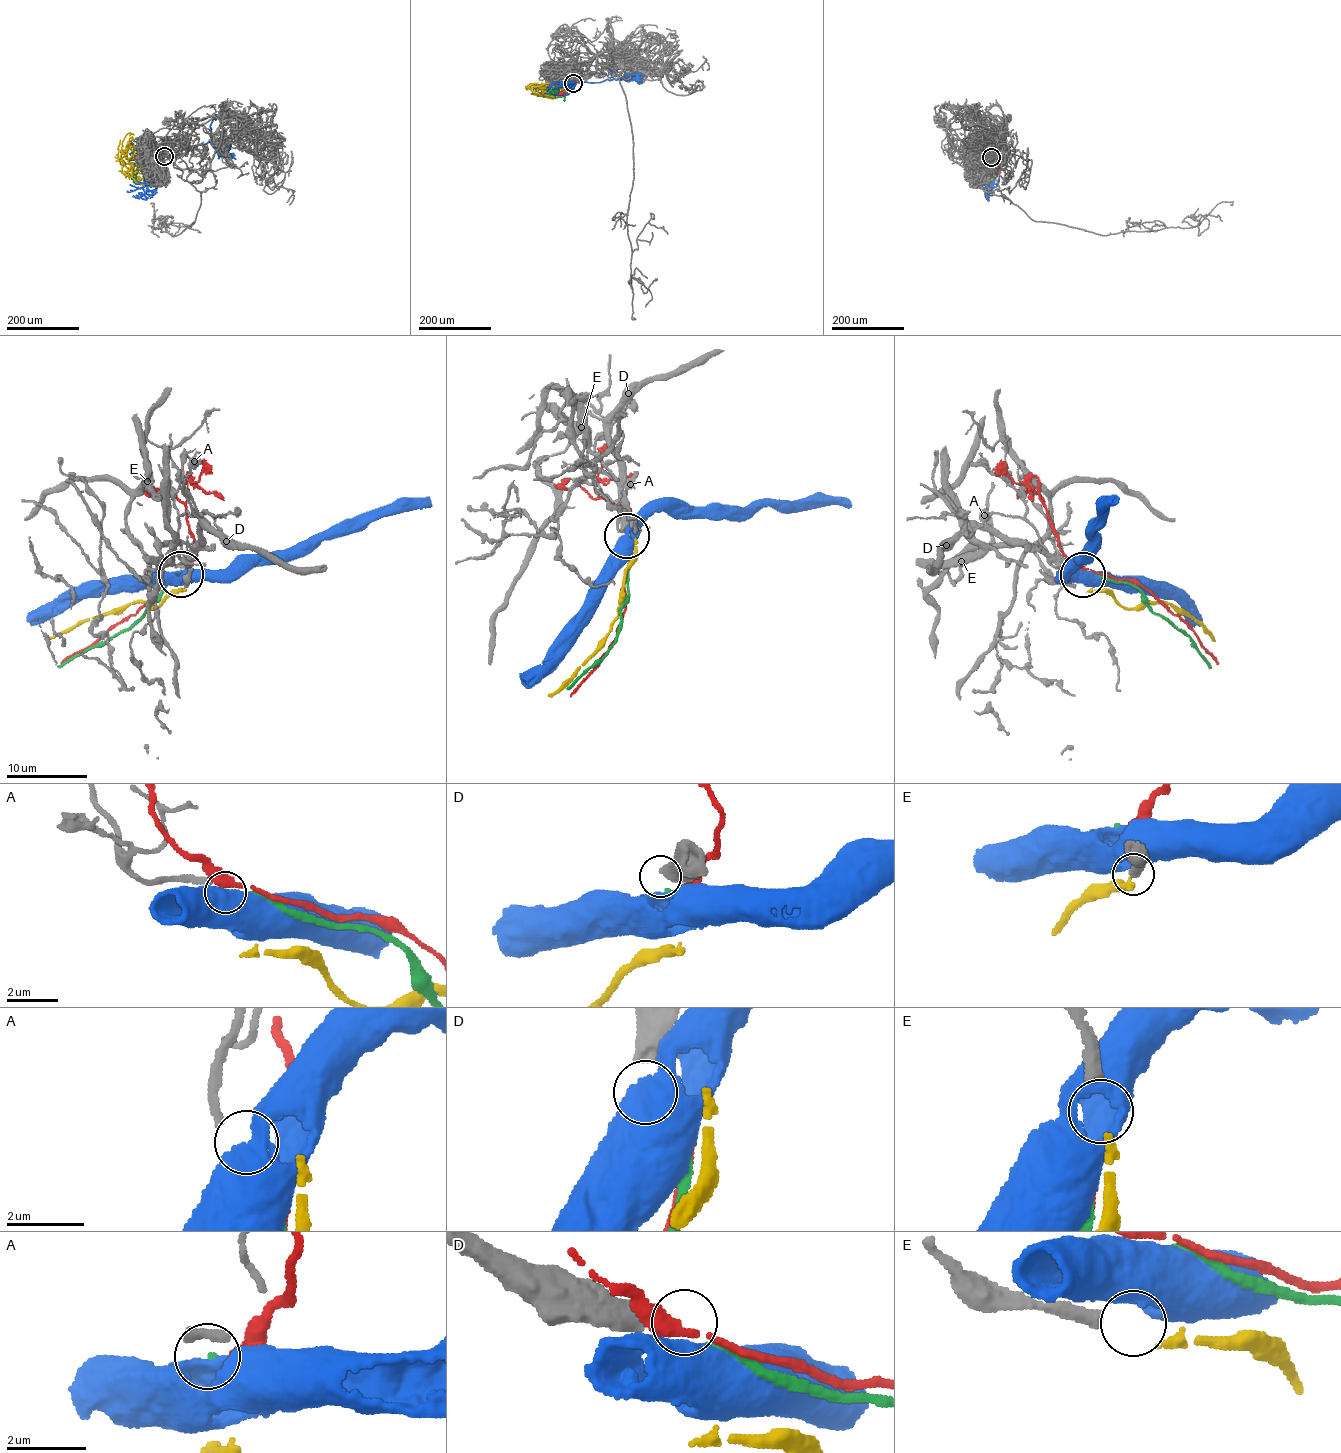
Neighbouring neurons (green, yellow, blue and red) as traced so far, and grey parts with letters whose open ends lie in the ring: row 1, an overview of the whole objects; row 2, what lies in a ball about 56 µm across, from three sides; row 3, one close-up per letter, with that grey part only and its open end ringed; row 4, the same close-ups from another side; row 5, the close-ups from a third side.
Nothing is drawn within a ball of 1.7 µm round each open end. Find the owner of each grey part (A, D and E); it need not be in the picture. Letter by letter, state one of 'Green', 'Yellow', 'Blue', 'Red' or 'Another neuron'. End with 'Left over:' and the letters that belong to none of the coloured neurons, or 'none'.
A: Green
D: Another neuron
E: Yellow
Left over: D

